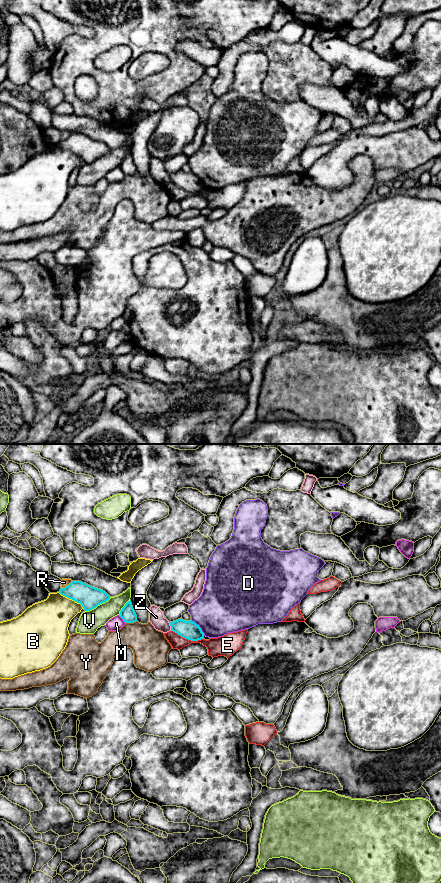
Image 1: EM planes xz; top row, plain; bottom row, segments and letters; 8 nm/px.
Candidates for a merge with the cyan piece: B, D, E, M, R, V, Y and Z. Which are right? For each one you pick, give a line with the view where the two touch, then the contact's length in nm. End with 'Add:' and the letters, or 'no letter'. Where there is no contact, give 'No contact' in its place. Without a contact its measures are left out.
Add: no letter

